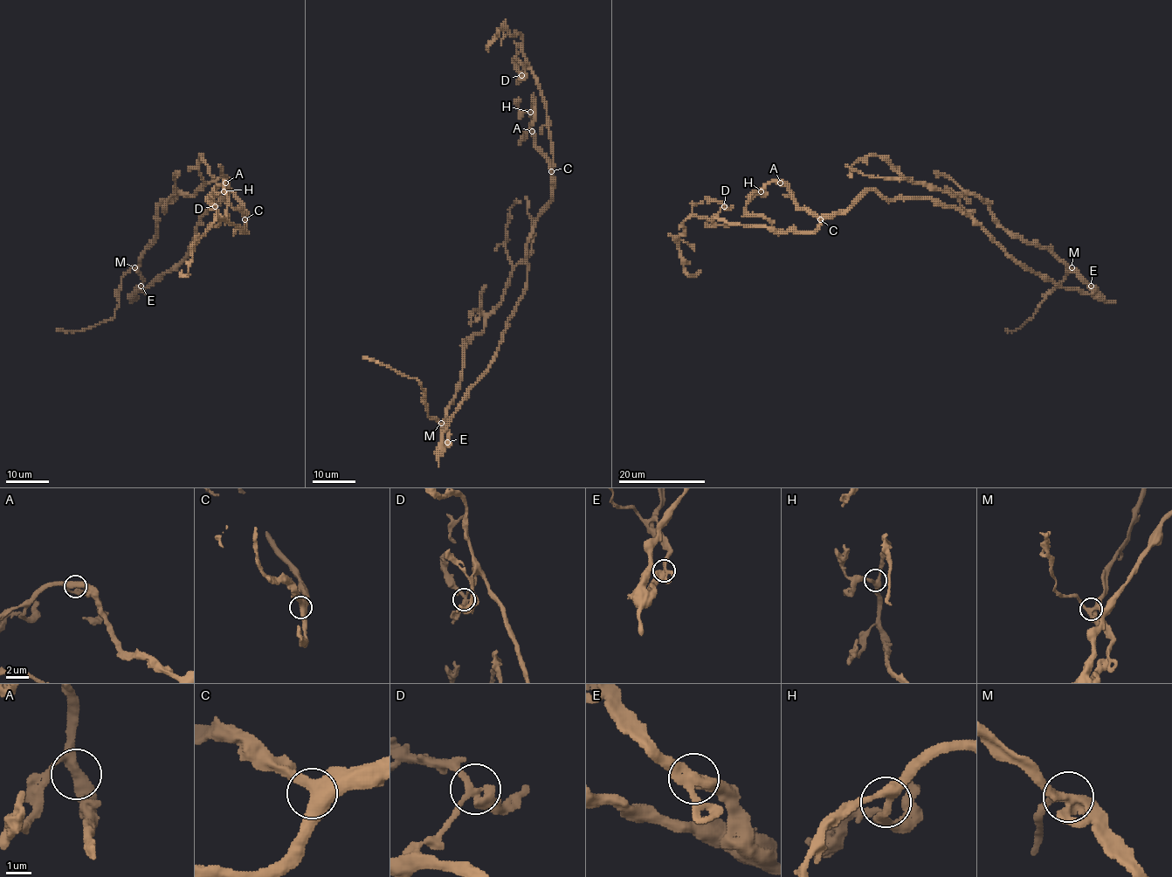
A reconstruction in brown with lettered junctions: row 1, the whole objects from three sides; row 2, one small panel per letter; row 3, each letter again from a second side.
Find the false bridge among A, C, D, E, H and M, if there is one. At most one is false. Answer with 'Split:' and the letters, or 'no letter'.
Split: no letter

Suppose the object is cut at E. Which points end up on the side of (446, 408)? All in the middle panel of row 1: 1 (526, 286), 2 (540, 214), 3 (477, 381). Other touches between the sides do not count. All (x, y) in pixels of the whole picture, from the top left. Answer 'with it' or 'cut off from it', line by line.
1: cut off from it
2: cut off from it
3: cut off from it

